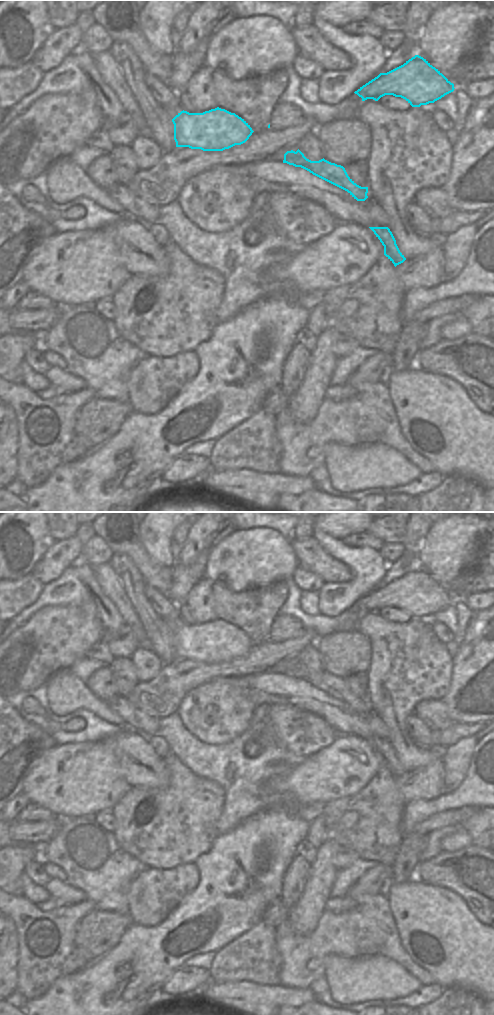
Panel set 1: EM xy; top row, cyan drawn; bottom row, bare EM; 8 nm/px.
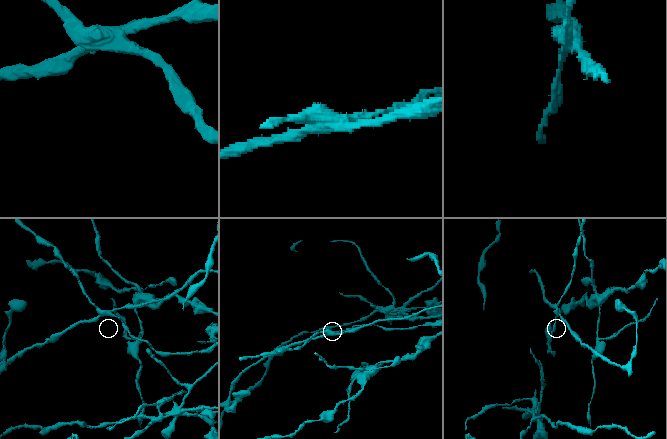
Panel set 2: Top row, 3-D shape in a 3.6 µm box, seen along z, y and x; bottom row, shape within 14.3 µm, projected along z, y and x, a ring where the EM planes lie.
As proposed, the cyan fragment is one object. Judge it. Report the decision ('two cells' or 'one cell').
two cells

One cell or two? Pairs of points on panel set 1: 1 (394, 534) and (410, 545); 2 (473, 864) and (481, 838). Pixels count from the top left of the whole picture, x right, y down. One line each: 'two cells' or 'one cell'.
1: two cells
2: two cells

